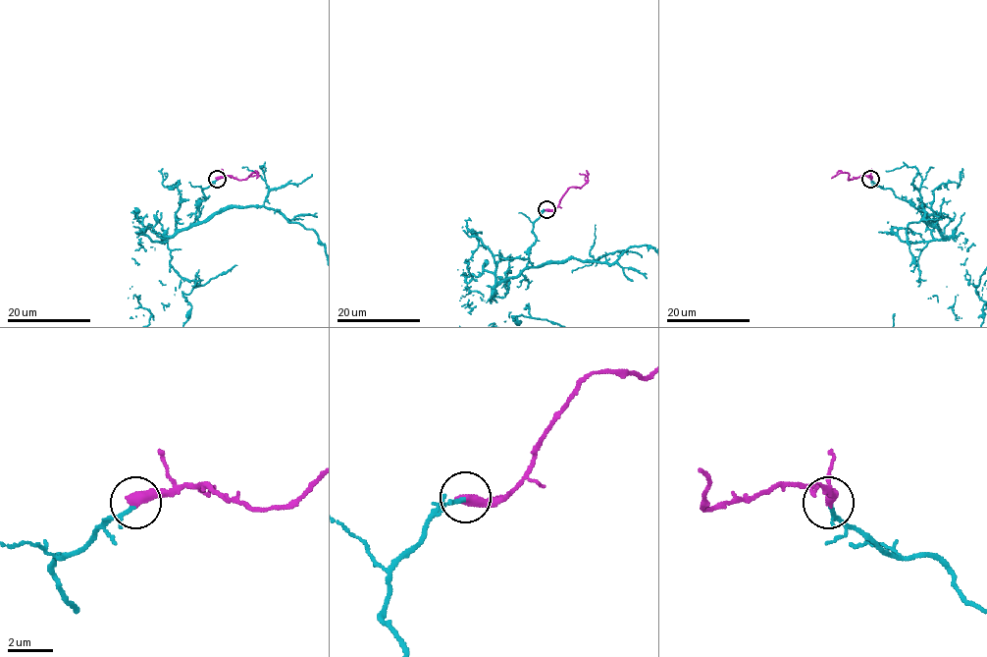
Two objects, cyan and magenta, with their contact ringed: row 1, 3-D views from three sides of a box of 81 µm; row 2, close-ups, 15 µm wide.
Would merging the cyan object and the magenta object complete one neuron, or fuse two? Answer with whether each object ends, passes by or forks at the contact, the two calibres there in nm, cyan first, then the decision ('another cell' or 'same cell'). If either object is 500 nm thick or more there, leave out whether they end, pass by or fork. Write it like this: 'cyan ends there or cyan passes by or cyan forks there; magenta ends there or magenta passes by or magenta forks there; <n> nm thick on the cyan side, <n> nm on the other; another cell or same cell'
cyan passes by; magenta ends there; 130 nm thick on the cyan side, 480 nm on the other; same cell

